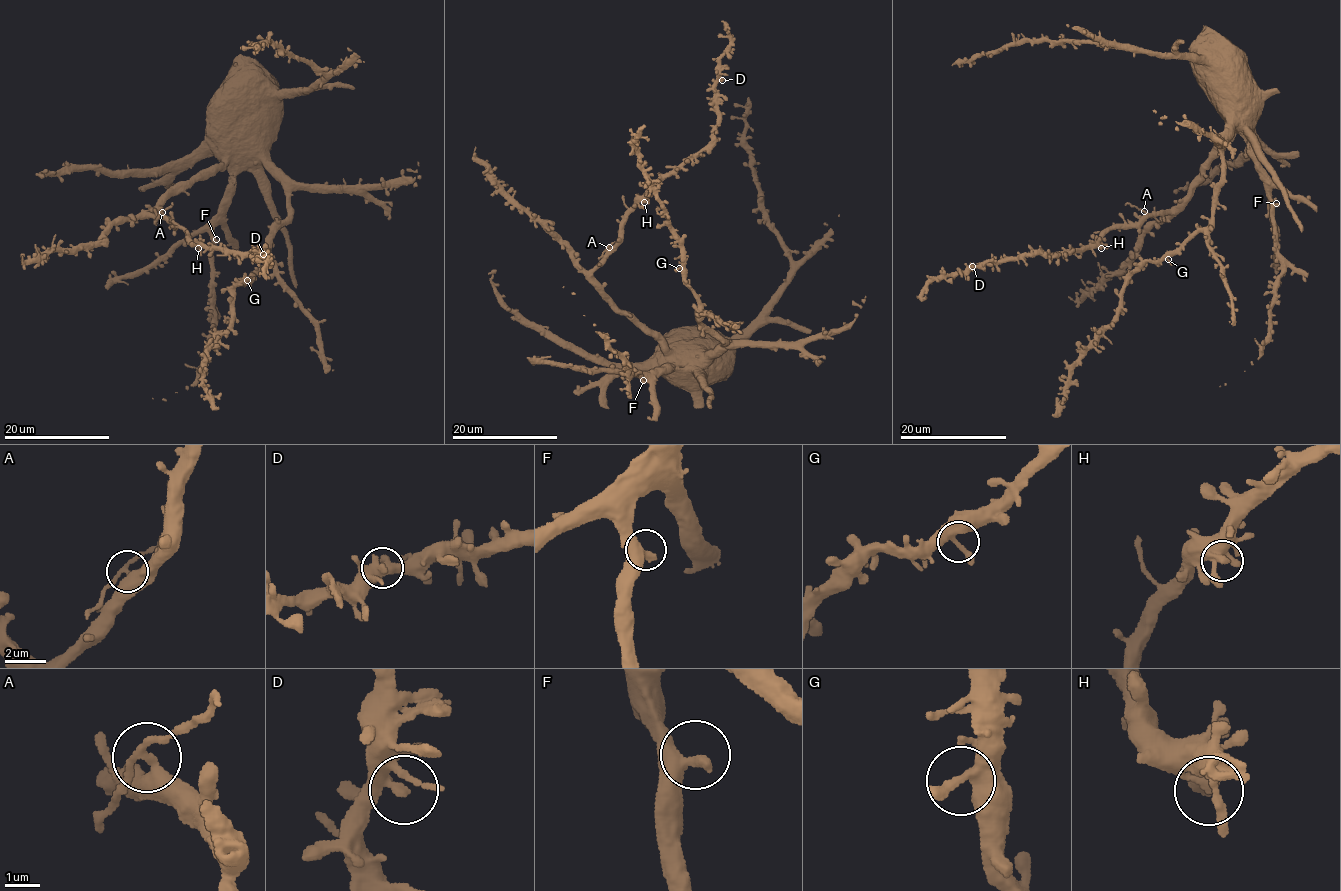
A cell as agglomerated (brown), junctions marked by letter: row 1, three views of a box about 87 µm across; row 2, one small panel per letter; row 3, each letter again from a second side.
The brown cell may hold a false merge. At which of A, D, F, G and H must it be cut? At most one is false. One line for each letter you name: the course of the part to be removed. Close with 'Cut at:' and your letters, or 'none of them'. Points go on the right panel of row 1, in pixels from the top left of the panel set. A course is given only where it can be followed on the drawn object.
A: foreign part runs (1144, 211), (1125, 205)
Cut at: A

